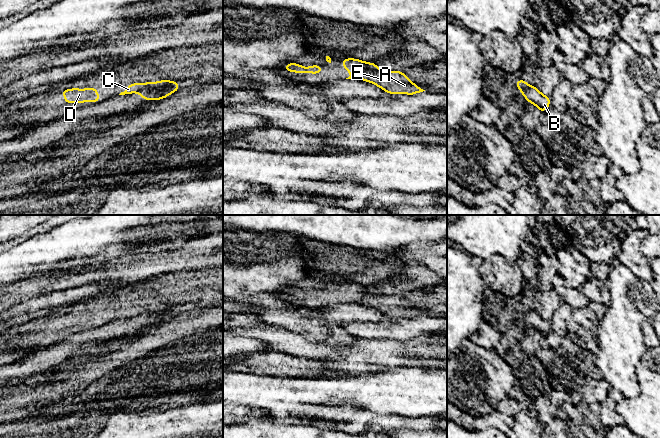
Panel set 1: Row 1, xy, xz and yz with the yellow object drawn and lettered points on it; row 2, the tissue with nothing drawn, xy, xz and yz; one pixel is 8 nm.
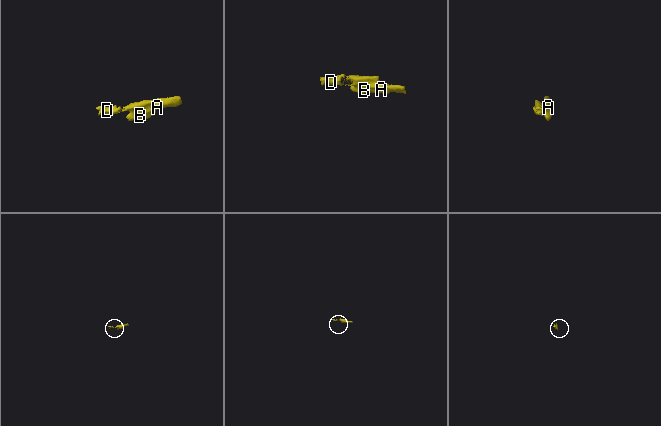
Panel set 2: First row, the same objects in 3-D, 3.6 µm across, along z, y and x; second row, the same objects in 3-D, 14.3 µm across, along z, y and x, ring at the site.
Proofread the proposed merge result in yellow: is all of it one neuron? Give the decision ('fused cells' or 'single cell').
fused cells

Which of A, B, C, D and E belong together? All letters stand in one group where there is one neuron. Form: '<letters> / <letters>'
A B E / C D

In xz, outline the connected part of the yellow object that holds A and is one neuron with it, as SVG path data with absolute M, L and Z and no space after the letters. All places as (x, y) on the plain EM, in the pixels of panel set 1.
M368 294L357 302L373 307L390 319L415 319L425 315L410 305L403 295Z

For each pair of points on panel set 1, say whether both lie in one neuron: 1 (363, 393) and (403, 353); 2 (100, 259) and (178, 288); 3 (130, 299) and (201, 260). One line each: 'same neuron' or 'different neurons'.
1: different neurons
2: different neurons
3: different neurons

